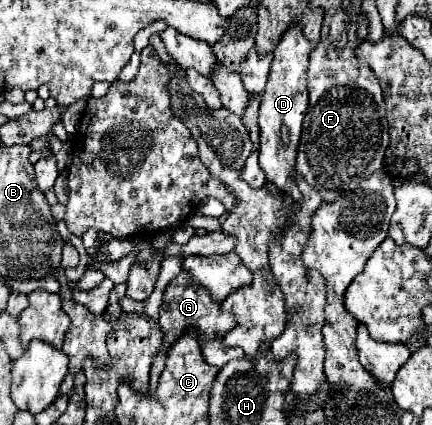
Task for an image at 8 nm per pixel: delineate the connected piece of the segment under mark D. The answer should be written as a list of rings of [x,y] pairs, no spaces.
[[[291,26],[287,34],[283,34],[279,46],[273,52],[273,64],[269,82],[261,96],[259,106],[259,166],[265,172],[267,180],[273,182],[281,192],[291,194],[293,200],[301,200],[301,192],[295,184],[295,156],[301,136],[303,116],[307,112],[307,58],[313,46],[303,36],[299,26]]]

